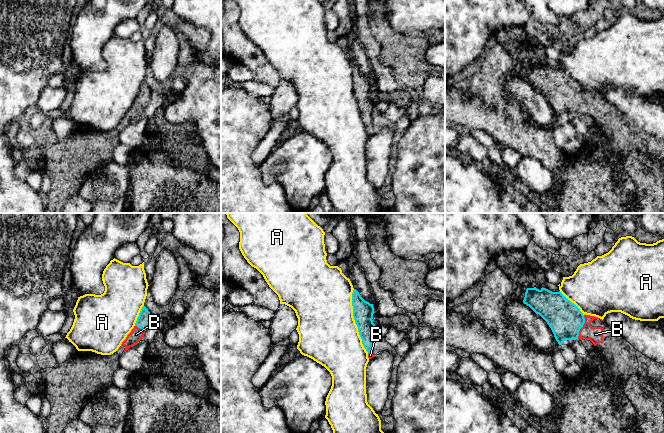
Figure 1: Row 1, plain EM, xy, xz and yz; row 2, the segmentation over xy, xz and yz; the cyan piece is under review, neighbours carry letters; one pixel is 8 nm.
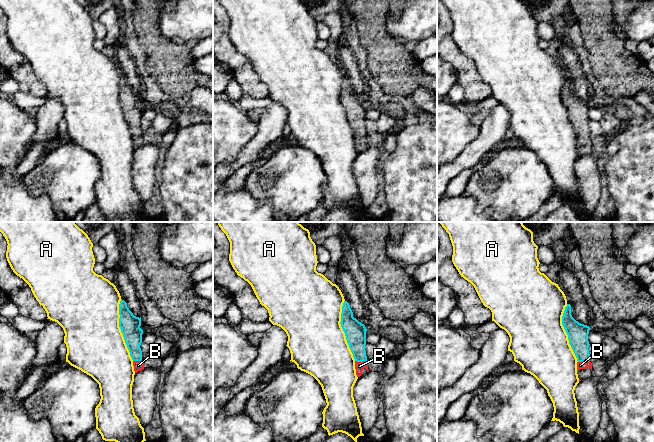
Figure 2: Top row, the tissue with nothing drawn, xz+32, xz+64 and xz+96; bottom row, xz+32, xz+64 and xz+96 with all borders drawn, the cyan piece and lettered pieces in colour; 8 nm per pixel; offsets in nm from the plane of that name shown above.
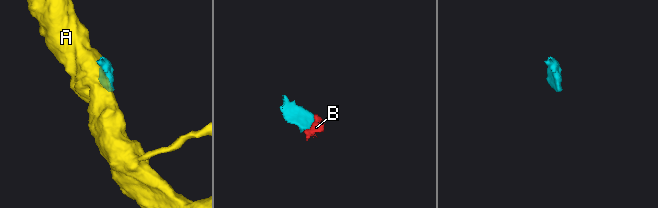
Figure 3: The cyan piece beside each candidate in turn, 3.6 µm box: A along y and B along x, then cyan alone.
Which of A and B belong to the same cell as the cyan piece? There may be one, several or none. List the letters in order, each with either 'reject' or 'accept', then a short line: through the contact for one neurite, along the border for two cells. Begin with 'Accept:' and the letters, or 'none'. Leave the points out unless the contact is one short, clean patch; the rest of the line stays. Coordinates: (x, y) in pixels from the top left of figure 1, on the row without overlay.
Accept: B
A: reject
B: accept | yz (565, 95), (571, 100), (582, 102), (589, 109), (595, 110)

